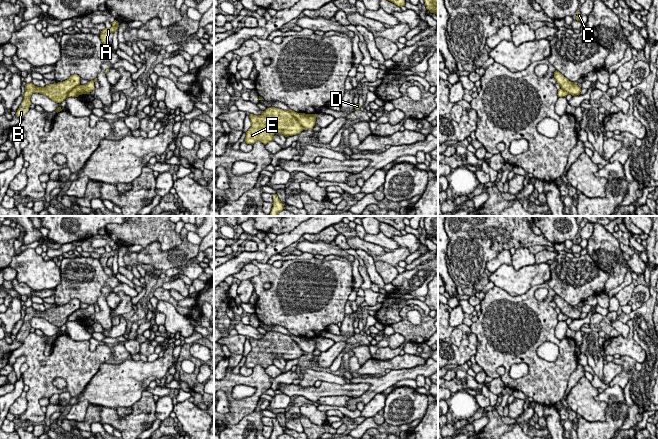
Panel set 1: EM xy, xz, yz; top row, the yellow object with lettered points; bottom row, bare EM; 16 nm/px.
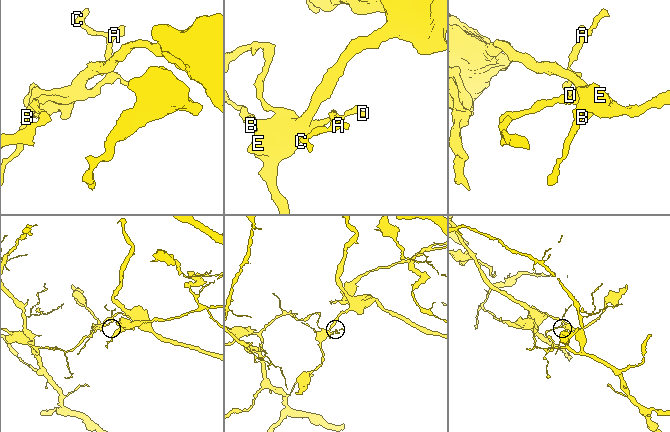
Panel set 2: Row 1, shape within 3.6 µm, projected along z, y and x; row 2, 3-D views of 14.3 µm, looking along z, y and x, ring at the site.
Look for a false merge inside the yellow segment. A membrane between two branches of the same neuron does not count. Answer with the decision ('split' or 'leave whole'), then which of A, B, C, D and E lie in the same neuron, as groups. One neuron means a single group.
split; A C D / B E

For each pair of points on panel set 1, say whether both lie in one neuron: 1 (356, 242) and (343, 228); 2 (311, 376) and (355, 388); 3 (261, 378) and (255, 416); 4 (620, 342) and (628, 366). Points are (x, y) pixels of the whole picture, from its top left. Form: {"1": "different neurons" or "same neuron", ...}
{"1": "different neurons", "2": "different neurons", "3": "different neurons", "4": "different neurons"}

